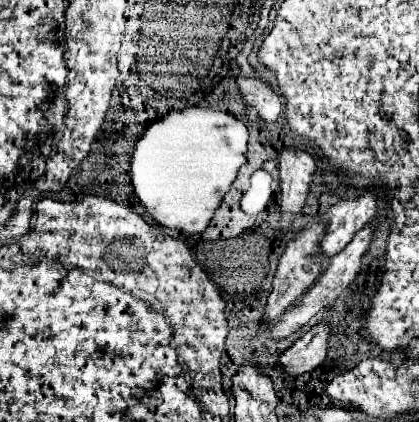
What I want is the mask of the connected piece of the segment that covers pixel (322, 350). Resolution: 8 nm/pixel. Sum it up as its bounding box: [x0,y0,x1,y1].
[277,322,327,376]

